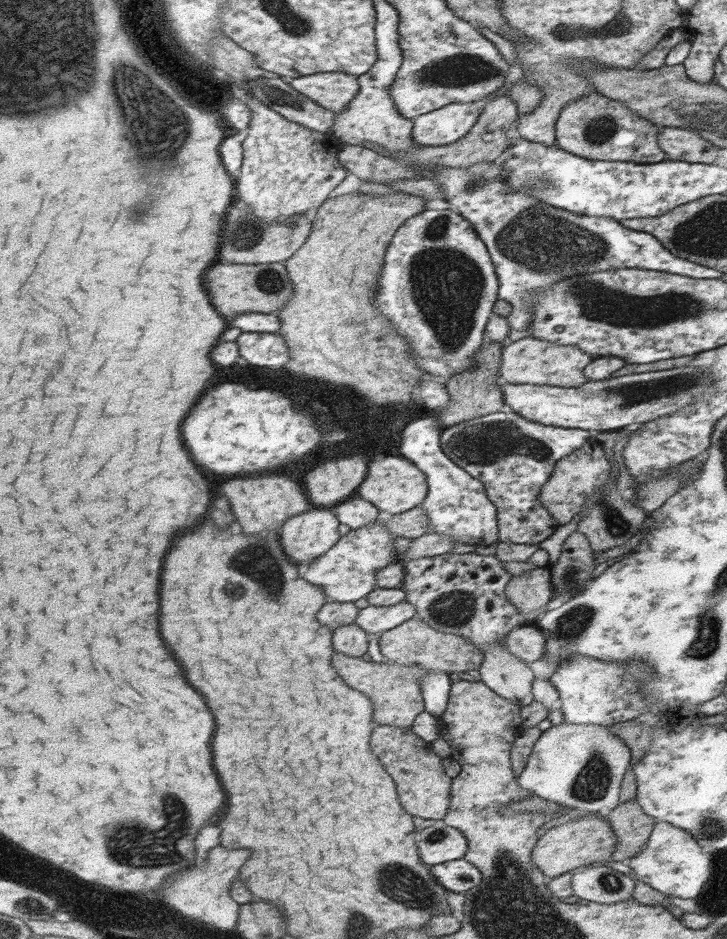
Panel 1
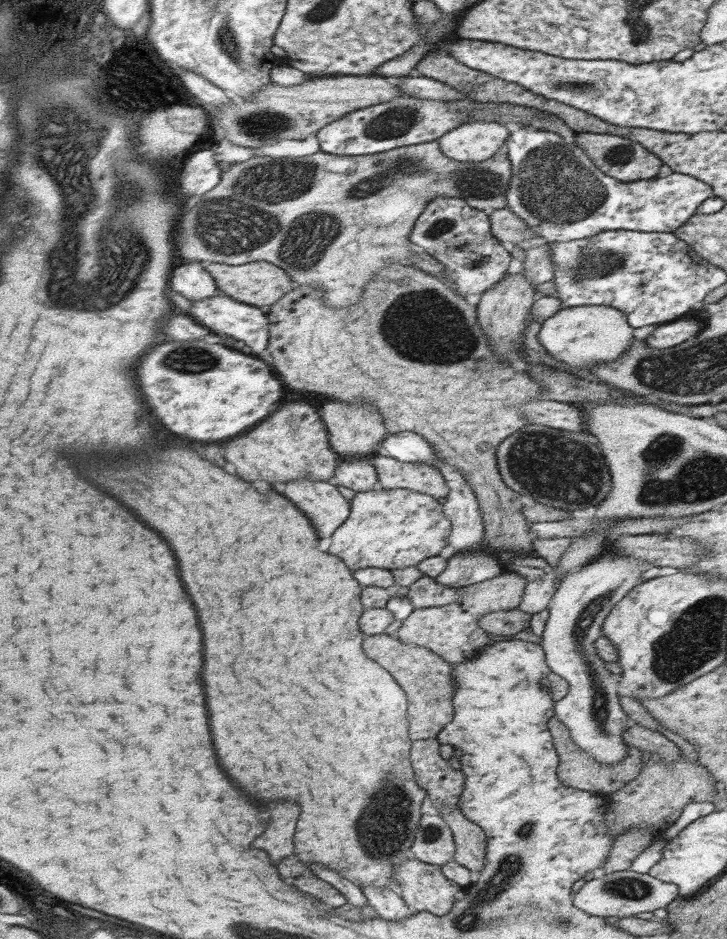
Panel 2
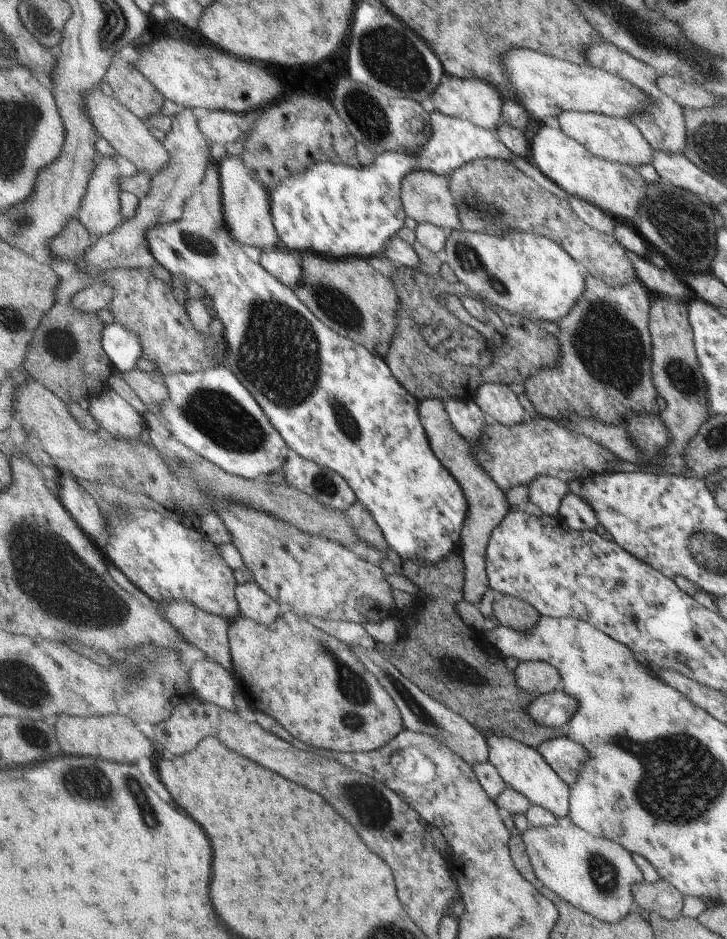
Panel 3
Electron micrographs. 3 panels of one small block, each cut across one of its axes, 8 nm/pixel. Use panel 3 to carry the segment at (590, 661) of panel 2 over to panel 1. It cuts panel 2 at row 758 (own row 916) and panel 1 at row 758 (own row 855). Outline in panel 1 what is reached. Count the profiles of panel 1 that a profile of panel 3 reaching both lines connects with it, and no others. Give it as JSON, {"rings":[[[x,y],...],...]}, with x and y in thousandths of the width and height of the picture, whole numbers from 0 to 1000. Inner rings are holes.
{"rings":[[[772,769],[748,777],[711,827],[713,837],[737,849],[801,866],[834,866],[851,855],[851,840],[868,814],[868,801],[835,773]]]}

